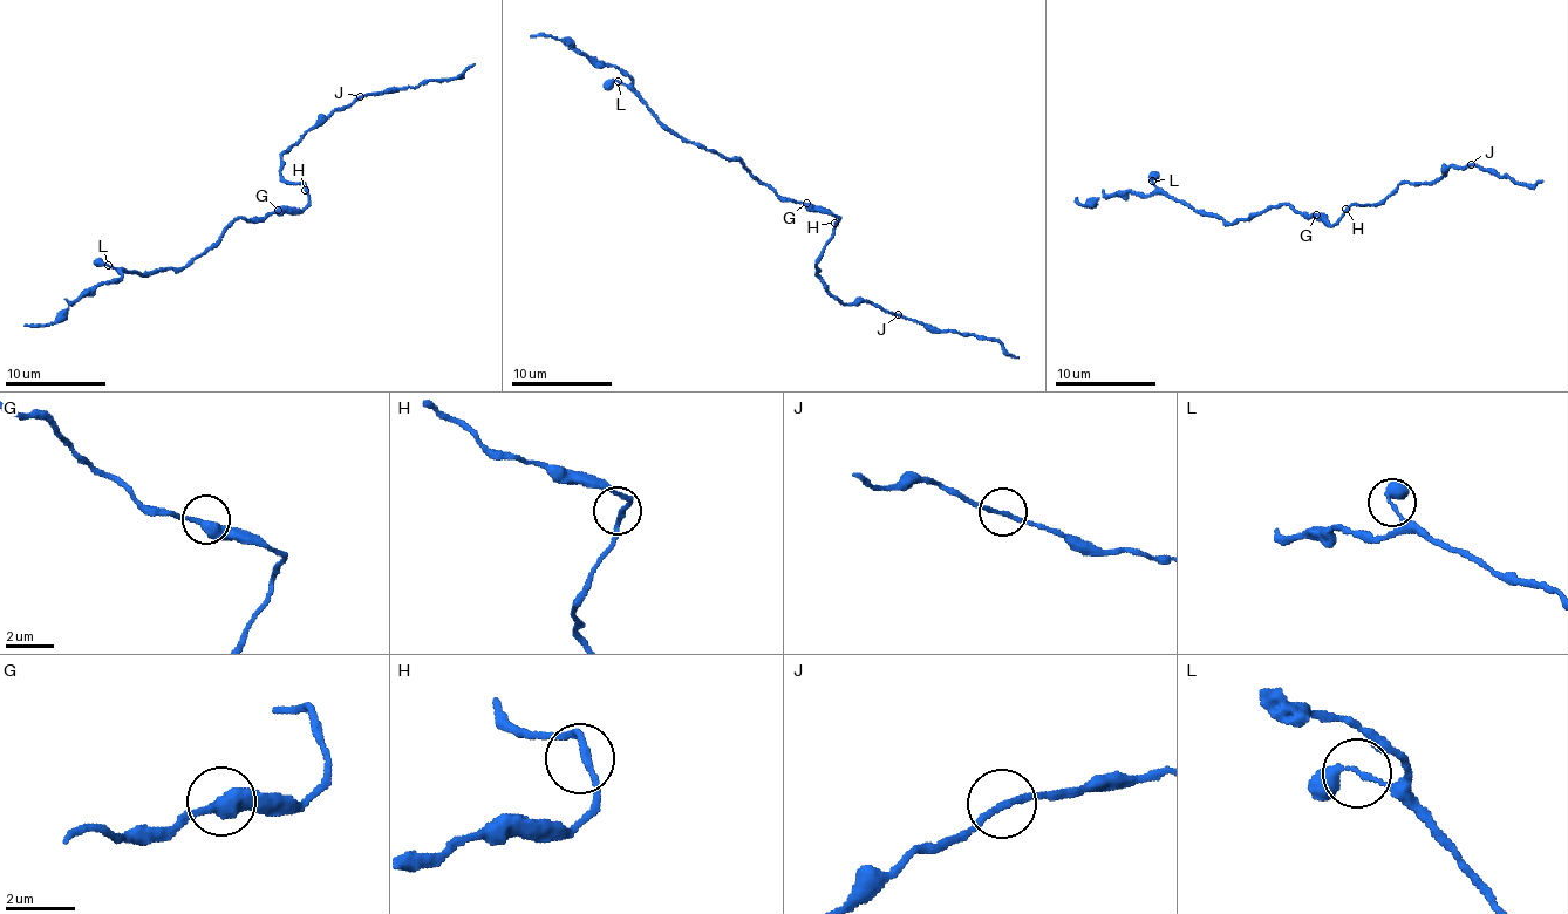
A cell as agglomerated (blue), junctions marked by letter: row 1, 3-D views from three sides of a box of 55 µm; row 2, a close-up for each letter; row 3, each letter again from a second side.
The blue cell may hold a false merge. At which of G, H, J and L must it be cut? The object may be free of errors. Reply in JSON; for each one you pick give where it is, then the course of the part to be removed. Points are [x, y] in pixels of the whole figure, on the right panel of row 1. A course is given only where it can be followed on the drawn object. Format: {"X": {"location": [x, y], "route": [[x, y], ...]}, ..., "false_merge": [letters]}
{"false_merge": []}

